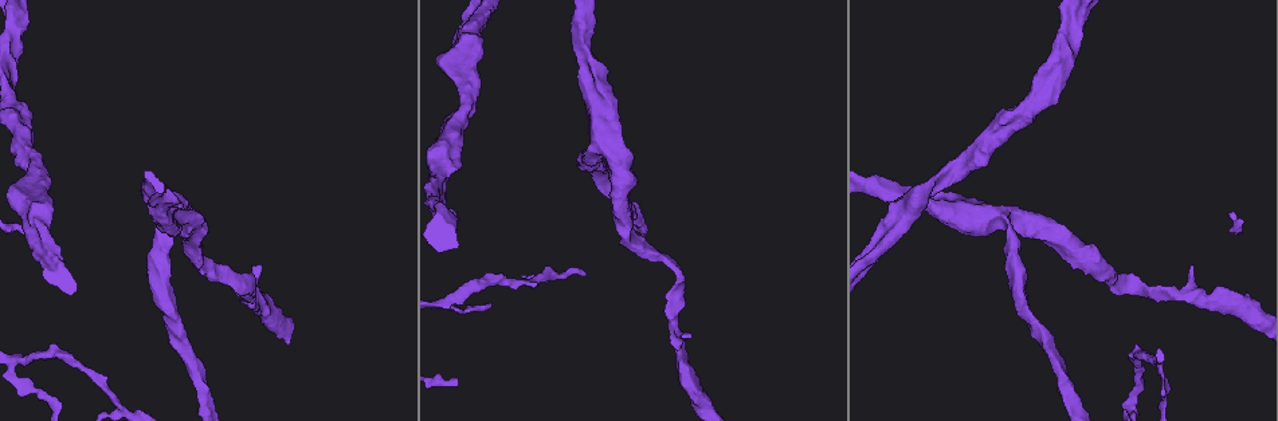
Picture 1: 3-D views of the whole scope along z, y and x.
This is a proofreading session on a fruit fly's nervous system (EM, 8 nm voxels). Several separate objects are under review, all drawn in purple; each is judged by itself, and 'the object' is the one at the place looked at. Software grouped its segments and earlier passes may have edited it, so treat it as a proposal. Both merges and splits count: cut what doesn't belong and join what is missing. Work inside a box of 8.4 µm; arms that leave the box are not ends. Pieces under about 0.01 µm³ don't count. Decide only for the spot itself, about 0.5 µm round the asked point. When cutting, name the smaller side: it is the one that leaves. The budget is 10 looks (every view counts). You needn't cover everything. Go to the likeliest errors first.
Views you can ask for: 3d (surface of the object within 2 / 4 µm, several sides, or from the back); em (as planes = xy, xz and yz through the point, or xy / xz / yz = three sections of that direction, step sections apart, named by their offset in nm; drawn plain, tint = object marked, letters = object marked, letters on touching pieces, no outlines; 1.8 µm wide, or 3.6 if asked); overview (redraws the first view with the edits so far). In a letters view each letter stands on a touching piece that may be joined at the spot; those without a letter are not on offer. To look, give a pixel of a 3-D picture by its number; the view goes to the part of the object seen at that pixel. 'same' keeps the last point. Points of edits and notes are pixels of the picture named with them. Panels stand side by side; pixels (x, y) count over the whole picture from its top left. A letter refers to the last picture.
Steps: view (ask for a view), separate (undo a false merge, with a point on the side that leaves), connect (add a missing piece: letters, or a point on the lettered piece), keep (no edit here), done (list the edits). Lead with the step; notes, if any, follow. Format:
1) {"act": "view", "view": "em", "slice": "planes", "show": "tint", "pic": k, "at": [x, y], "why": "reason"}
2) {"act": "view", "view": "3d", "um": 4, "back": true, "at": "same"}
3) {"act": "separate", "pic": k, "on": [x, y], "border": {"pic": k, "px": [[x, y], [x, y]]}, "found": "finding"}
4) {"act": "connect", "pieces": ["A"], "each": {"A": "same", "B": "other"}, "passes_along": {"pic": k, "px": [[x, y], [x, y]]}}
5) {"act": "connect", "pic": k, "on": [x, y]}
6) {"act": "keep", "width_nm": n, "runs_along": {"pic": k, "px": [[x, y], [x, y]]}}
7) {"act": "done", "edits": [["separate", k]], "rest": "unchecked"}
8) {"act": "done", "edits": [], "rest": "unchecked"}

{"act": "view", "view": "em", "slice": "planes", "show": "plain", "pic": 1, "at": [468, 70], "why": "abrupt turn"}

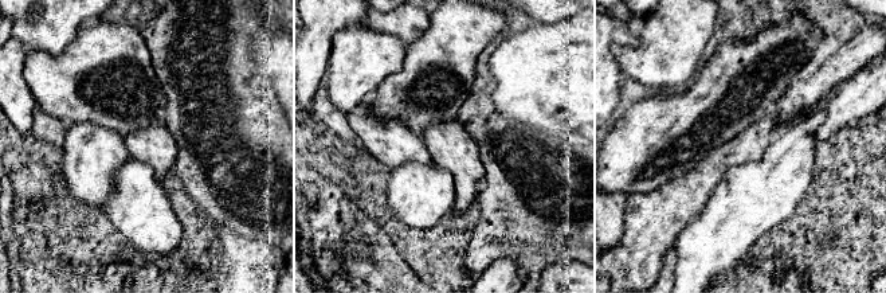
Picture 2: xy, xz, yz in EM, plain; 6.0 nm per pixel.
{"act": "view", "view": "em", "slice": "planes", "show": "tint", "at": "same", "why": "with the object marked"}

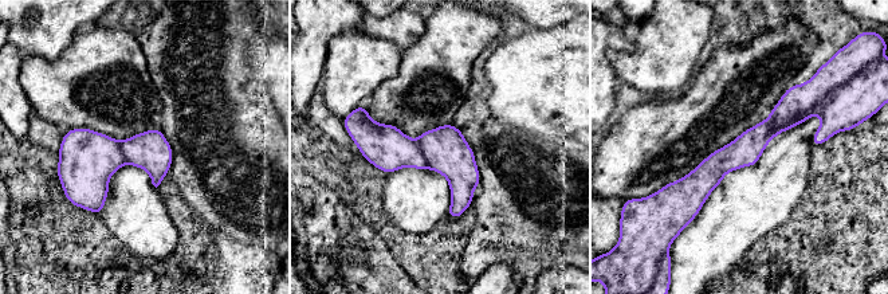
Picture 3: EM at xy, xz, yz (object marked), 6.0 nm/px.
{"act": "view", "view": "em", "slice": "planes", "show": "letters", "at": "same"}

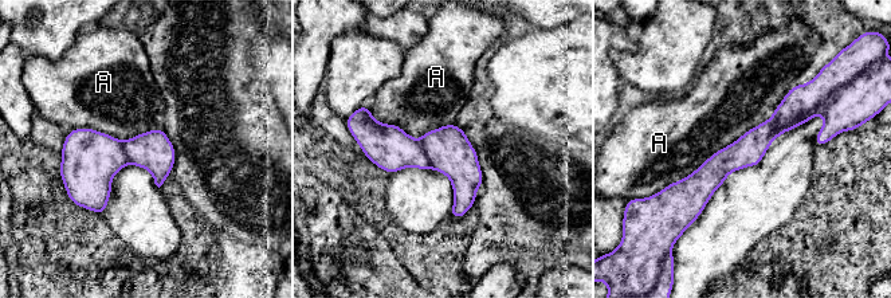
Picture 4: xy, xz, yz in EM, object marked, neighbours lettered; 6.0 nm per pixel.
{"act": "keep", "longest_contact_nm": ["A", 1050], "each": {"A": "other"}, "found": "one neuron here"}

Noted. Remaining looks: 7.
{"act": "view", "view": "3d", "um": 2, "back": true, "pic": 1, "at": [603, 148], "why": "a fork"}

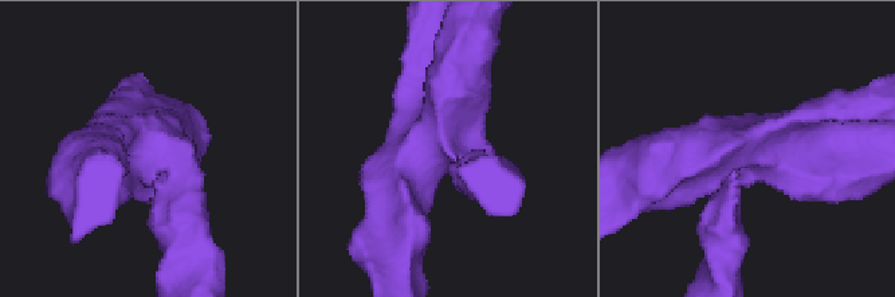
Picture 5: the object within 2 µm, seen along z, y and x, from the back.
{"act": "view", "view": "em", "slice": "yz", "step": 4, "show": "tint", "pic": 5, "at": [755, 139], "arms": 4, "why": "need the tissue"}

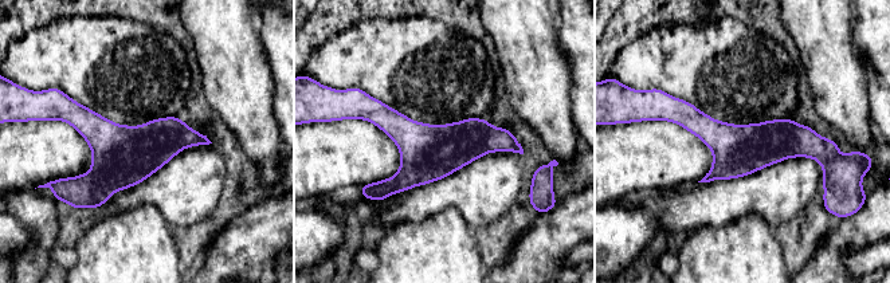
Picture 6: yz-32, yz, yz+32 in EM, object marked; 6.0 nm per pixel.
{"act": "view", "view": "em", "slice": "xy", "step": 8, "show": "letters", "at": "same", "why": "cut it another way"}

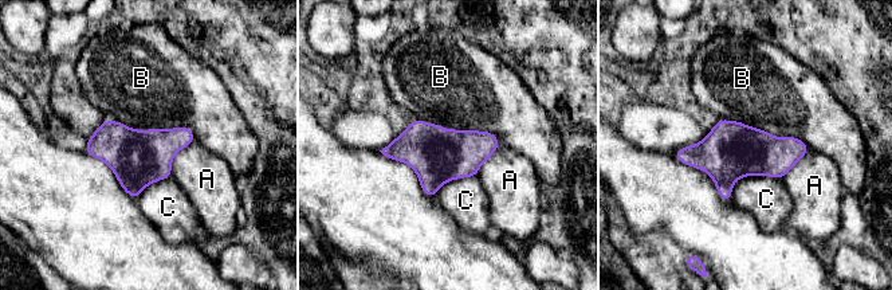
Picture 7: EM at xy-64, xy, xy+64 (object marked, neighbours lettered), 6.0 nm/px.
{"act": "keep", "each": {"A": "other", "B": "other", "C": "other"}, "found": "one neuron here"}

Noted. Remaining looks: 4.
{"act": "view", "view": "3d", "um": 4, "back": true, "pic": 1, "at": [692, 335], "why": "free end"}

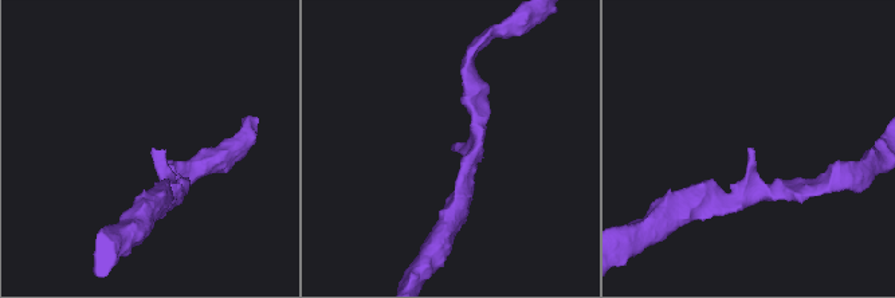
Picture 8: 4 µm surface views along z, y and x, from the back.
{"act": "view", "view": "em", "slice": "planes", "show": "tint", "pic": 8, "at": [152, 149]}

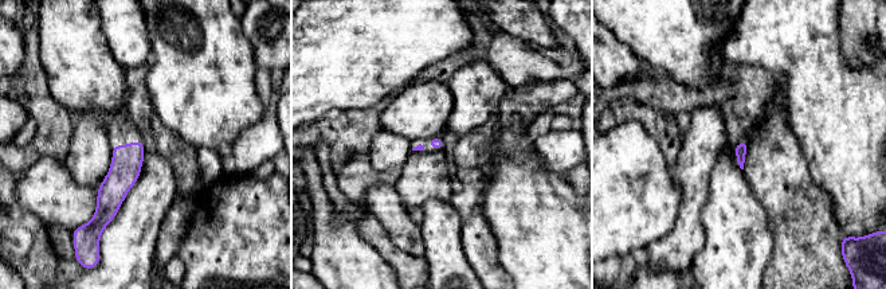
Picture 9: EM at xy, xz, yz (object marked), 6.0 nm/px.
{"act": "view", "view": "em", "slice": "planes", "show": "letters", "at": "same"}

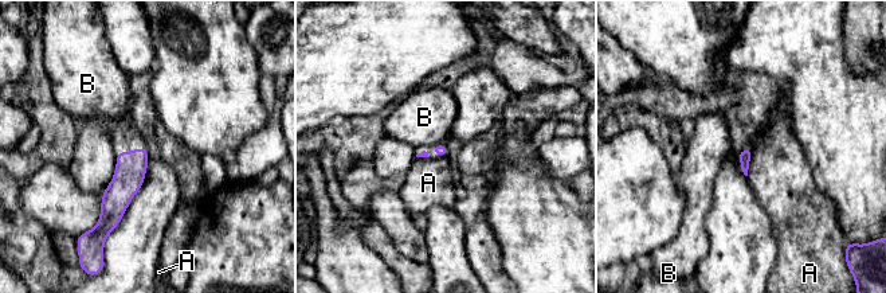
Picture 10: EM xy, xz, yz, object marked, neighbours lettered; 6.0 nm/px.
{"act": "keep", "each": {"A": "other", "B": "other"}, "border": {"pic": 10, "px": [[753, 148], [747, 176]]}, "found": "no lettered piece goes on from it"}

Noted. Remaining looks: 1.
{"act": "done", "edits": [], "rest": "unchecked"}

